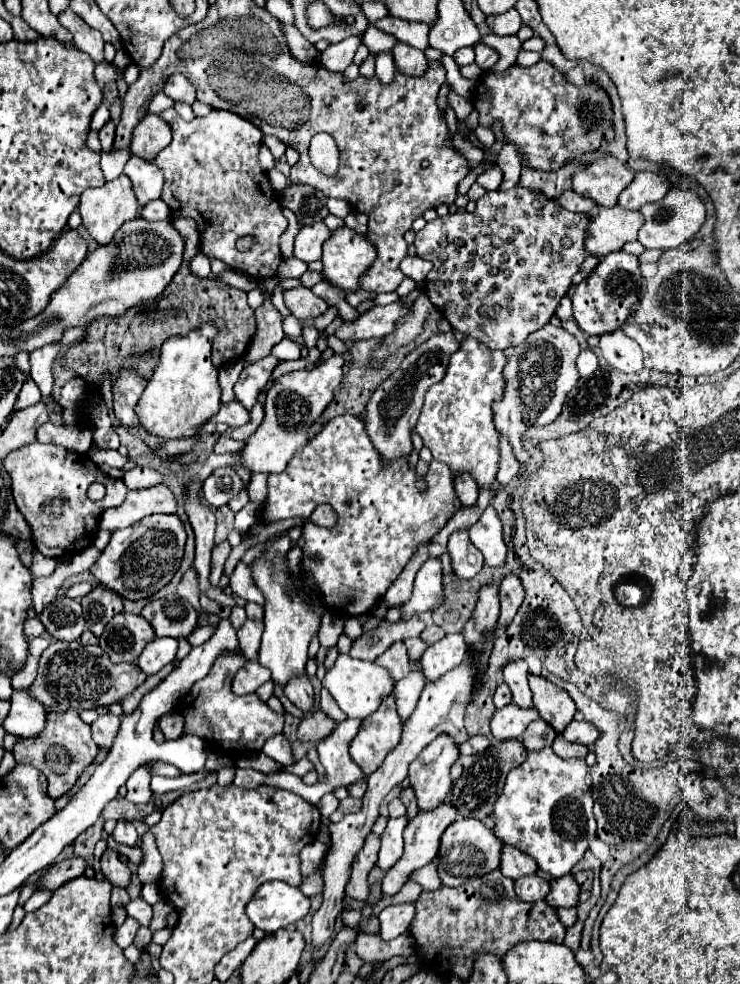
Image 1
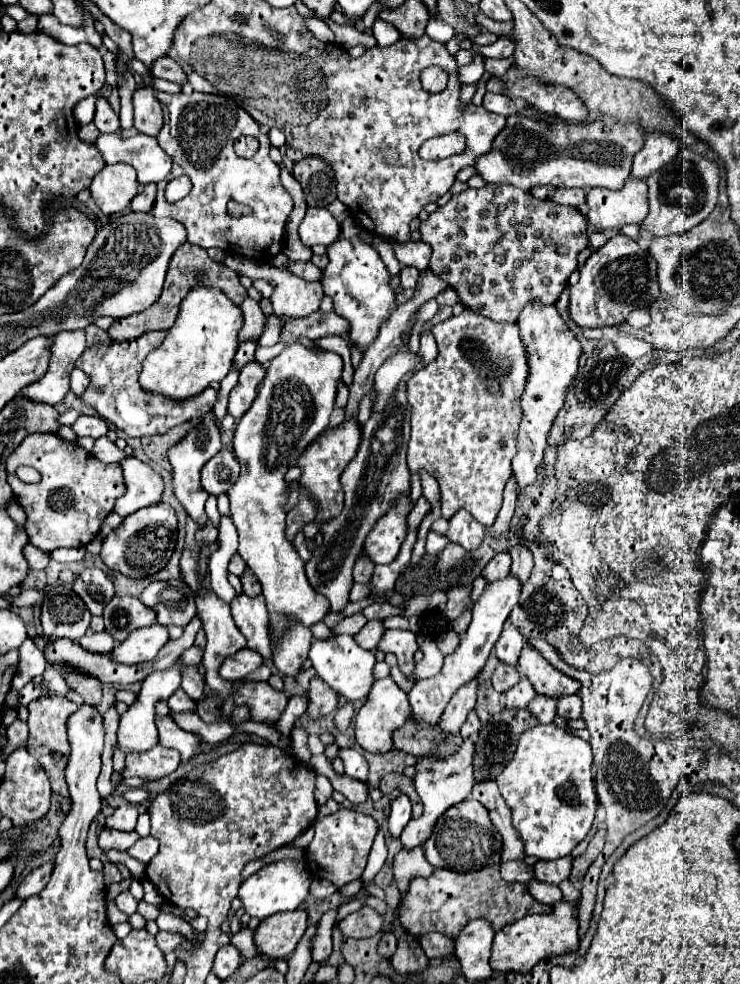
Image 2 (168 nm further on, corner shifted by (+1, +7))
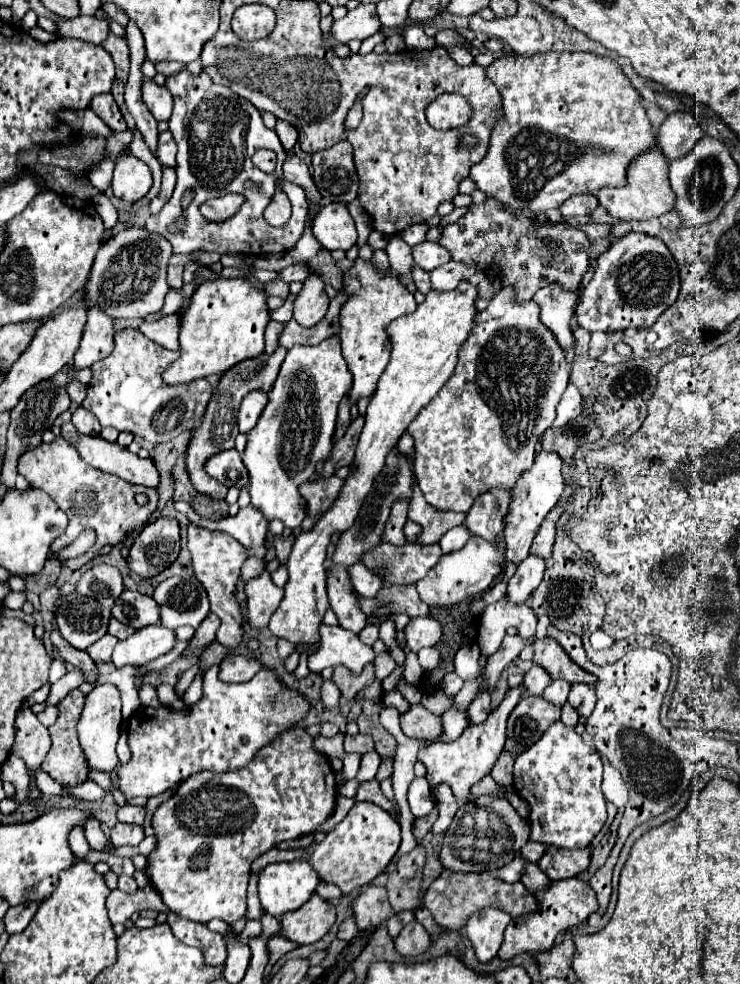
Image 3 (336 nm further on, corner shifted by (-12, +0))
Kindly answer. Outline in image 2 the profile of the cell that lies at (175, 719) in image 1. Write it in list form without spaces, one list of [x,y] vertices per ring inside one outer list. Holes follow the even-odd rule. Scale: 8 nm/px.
[[[180,688],[168,698],[168,708],[170,714],[180,714],[180,712],[196,712],[196,702],[186,696],[186,692]]]

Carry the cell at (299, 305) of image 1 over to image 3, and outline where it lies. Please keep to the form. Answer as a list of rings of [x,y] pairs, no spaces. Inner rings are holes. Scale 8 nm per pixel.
[[[309,275],[295,299],[293,319],[303,327],[313,327],[323,319],[327,307],[329,307],[329,297],[325,293],[325,283],[319,277]]]

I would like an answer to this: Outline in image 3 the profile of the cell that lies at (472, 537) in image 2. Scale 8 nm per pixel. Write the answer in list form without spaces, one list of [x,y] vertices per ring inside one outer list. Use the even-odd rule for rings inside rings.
[[[495,487],[481,493],[473,507],[467,511],[465,527],[487,541],[497,541],[497,535],[503,531],[503,517],[511,505],[511,489]]]

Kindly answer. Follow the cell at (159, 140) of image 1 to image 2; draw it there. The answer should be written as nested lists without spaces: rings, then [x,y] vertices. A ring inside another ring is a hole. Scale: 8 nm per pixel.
[[[140,88],[134,94],[134,128],[148,136],[158,136],[164,124],[162,106],[150,88]]]

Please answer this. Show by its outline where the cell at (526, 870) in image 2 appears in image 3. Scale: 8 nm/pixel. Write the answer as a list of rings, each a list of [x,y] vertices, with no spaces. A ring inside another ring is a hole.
[[[515,857],[511,863],[497,869],[497,875],[503,877],[503,881],[507,881],[507,883],[517,883],[521,879],[521,873],[523,873],[523,859],[521,857]]]

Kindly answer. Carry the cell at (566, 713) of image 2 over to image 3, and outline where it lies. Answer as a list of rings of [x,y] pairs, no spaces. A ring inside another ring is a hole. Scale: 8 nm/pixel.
[[[575,683],[571,685],[569,693],[569,703],[579,711],[581,717],[589,717],[593,707],[595,707],[595,689],[585,685],[585,683]]]

